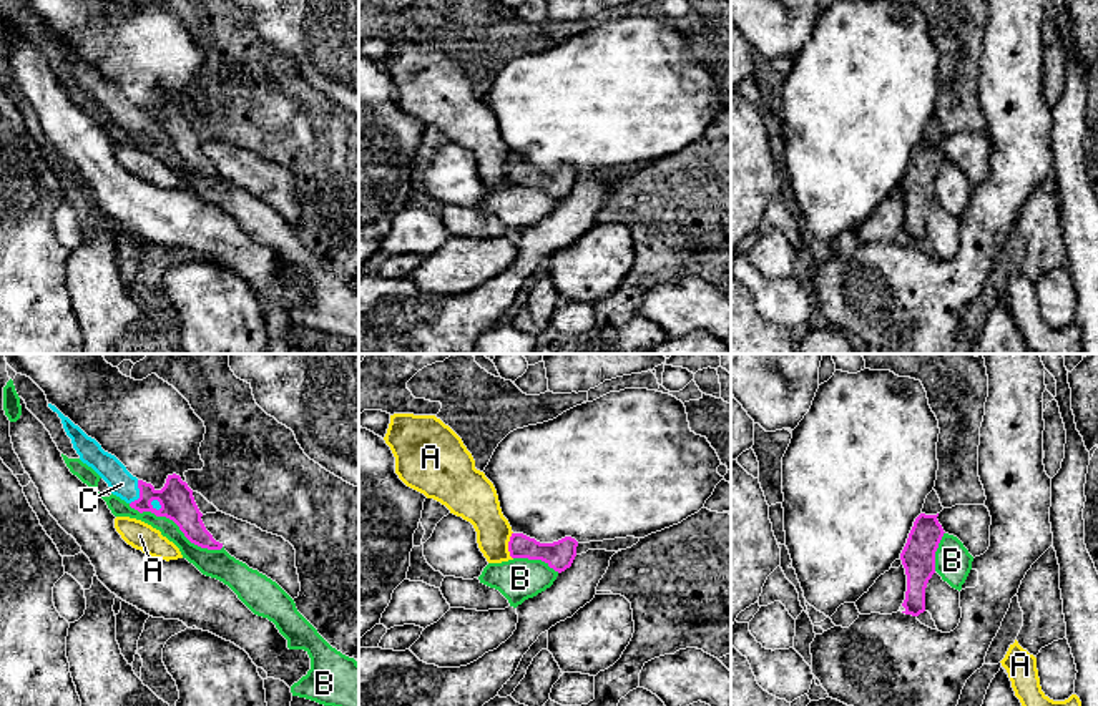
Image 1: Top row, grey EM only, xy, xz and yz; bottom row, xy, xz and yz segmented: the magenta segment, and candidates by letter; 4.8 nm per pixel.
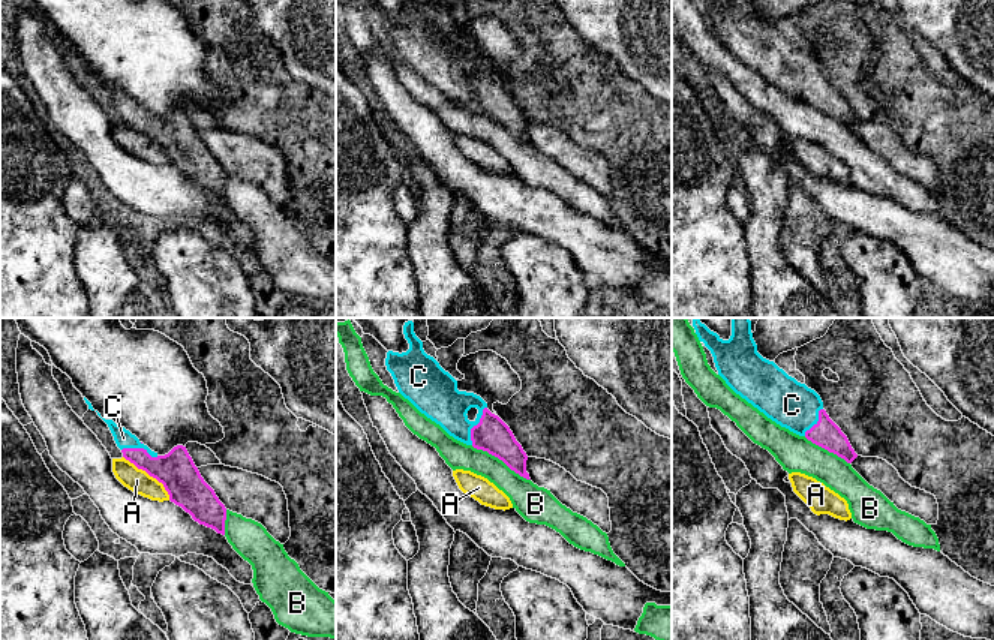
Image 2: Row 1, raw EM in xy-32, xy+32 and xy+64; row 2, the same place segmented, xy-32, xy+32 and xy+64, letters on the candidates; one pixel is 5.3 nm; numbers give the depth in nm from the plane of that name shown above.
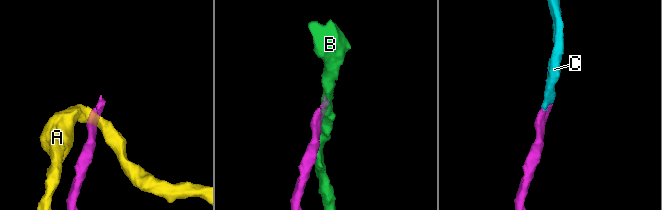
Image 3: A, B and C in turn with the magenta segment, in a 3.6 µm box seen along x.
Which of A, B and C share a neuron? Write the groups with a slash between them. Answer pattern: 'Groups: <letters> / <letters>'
Groups: A / B / C

